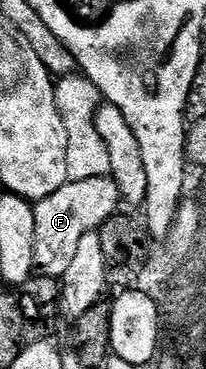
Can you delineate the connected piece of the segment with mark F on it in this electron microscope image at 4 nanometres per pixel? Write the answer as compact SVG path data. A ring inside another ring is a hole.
M112 176L99 179L83 179L82 181L66 181L59 191L47 195L47 199L33 205L33 230L35 231L35 259L34 266L39 270L40 276L64 278L67 267L71 267L71 259L75 259L75 247L83 235L100 230L101 224L107 218L118 212L117 204L122 204L121 187L113 182Z

